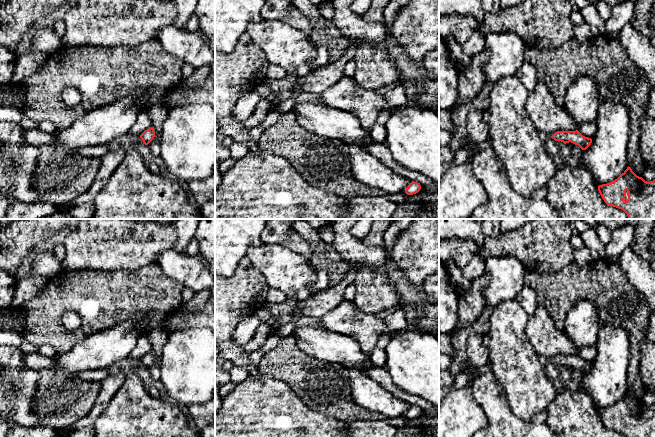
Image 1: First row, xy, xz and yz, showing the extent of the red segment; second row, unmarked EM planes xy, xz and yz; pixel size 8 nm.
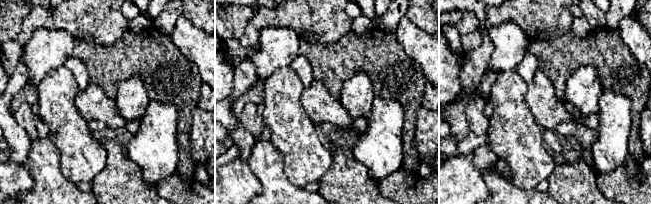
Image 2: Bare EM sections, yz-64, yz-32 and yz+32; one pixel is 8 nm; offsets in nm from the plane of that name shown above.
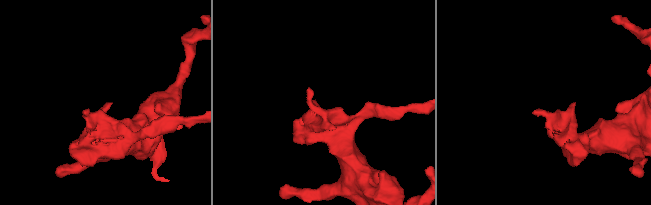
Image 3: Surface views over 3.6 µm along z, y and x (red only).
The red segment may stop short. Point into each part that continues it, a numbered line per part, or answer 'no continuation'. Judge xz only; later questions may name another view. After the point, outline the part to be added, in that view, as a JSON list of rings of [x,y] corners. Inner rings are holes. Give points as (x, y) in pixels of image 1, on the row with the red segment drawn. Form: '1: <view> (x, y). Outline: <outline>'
no continuation

